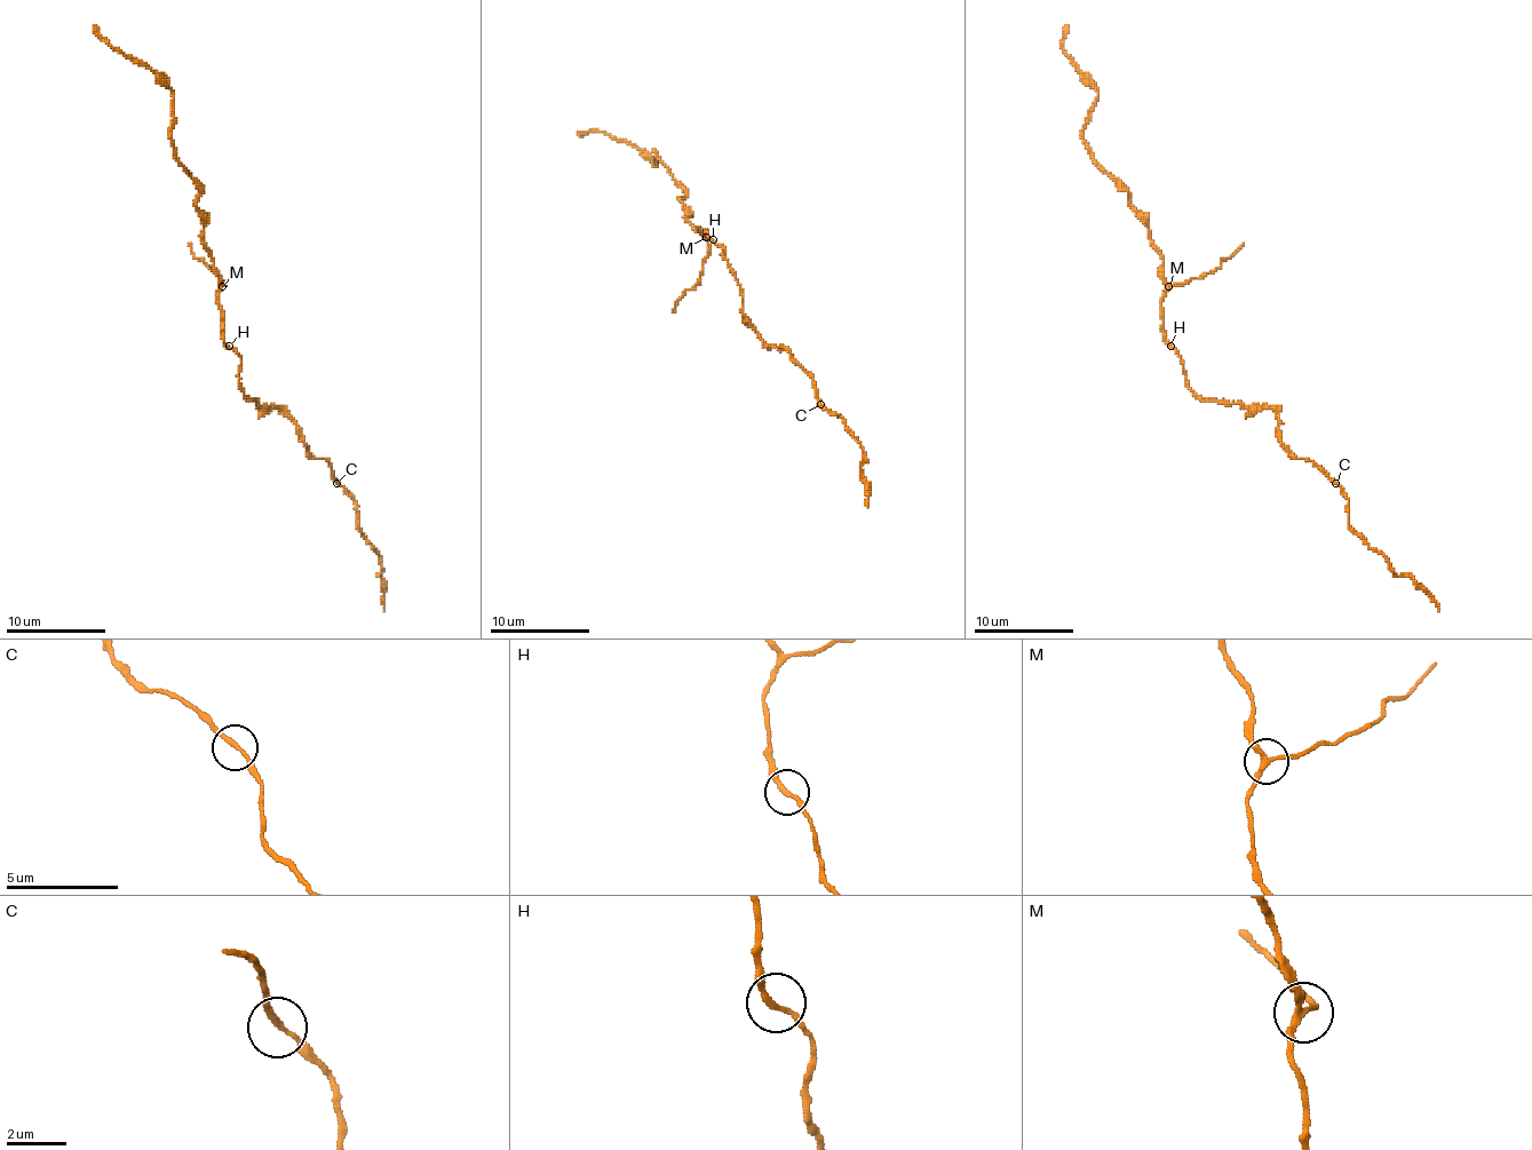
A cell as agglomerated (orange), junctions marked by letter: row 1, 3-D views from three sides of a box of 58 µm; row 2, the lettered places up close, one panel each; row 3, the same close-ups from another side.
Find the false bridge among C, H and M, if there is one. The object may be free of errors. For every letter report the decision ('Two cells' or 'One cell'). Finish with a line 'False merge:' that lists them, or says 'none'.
C: One cell
H: One cell
M: Two cells
False merge: M

